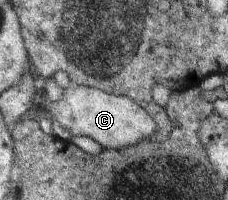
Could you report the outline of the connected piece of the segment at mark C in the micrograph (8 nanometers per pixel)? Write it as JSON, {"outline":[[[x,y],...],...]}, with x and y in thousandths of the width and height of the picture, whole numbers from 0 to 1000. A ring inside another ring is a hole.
{"outline":[[[311,415],[285,445],[268,485],[237,510],[197,510],[184,525],[211,560],[215,595],[232,590],[276,645],[316,680],[373,680],[421,705],[452,750],[513,750],[539,735],[575,735],[618,700],[654,700],[684,625],[654,570],[618,545],[557,480],[474,470],[430,435],[386,440],[333,430]]]}

